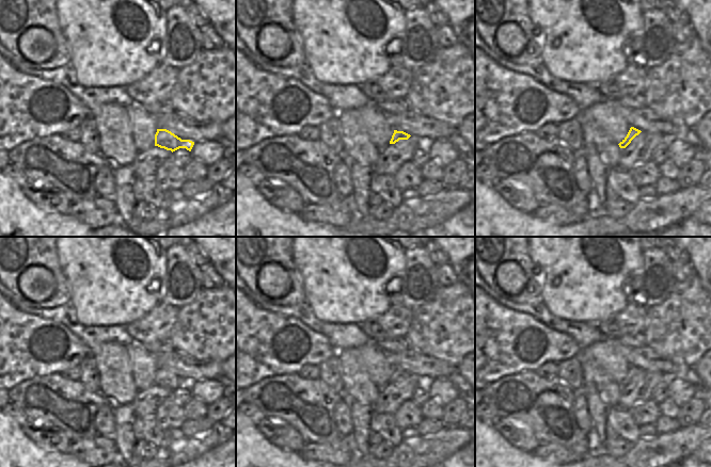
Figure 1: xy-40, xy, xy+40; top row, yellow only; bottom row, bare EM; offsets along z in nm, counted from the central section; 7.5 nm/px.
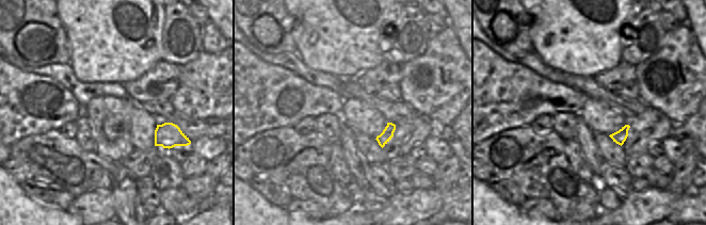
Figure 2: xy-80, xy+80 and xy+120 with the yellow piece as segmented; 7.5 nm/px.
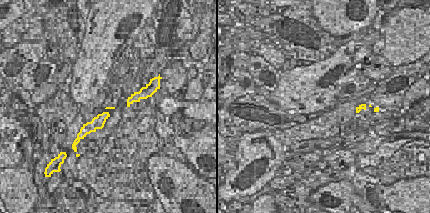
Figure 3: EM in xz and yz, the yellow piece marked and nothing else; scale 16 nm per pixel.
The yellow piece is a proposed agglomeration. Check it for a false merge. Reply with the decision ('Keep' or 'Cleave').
Keep

